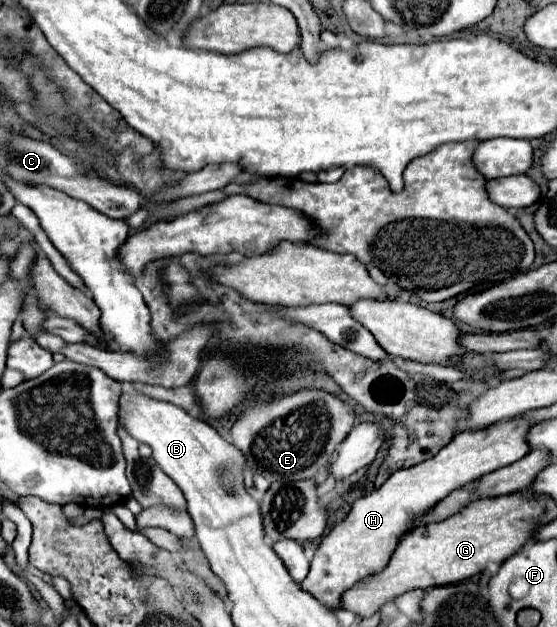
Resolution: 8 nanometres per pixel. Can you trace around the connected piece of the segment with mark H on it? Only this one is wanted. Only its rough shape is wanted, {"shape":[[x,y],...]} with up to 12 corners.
{"shape":[[529,419],[461,433],[323,537],[301,587],[337,611],[413,517],[525,457]]}

